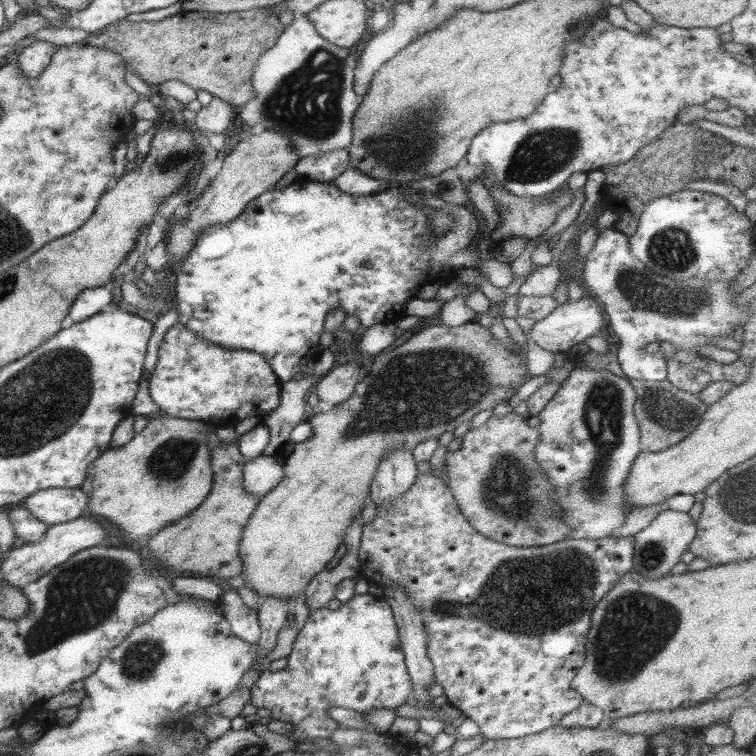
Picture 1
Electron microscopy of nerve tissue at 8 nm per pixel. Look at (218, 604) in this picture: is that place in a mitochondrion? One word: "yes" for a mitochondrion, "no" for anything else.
no

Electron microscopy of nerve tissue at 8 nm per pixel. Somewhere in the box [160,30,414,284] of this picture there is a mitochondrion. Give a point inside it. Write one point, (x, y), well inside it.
(306, 102)

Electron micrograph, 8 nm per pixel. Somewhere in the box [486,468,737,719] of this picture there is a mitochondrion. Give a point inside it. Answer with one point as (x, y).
(624, 640)

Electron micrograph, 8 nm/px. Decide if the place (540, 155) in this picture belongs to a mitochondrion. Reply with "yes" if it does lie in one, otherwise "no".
yes

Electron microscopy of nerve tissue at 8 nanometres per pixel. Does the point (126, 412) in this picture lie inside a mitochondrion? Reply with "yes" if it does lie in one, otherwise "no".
no

